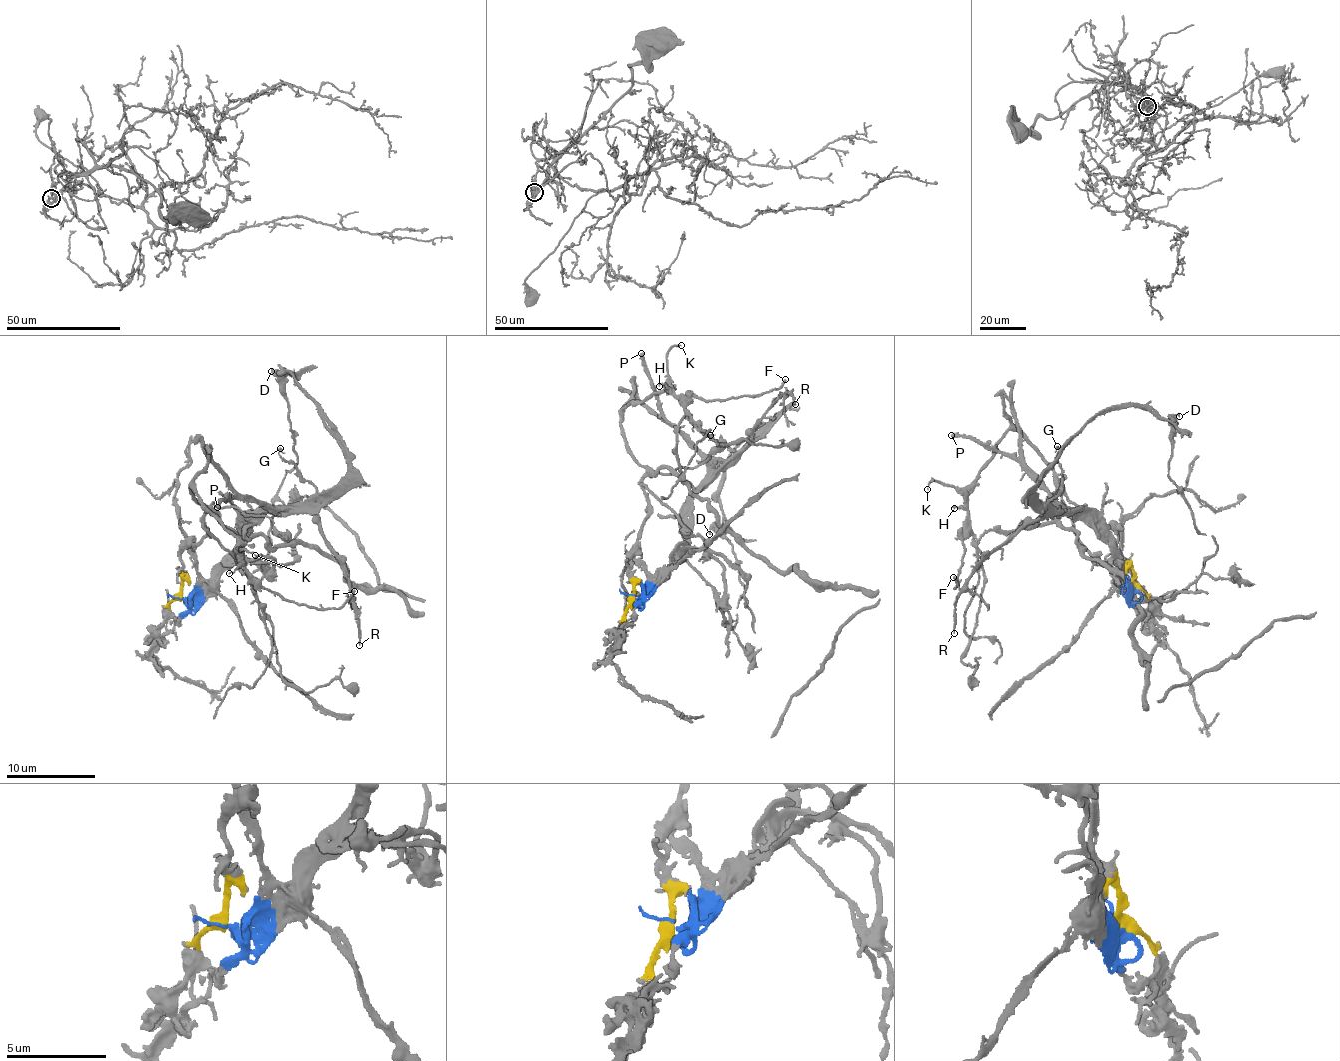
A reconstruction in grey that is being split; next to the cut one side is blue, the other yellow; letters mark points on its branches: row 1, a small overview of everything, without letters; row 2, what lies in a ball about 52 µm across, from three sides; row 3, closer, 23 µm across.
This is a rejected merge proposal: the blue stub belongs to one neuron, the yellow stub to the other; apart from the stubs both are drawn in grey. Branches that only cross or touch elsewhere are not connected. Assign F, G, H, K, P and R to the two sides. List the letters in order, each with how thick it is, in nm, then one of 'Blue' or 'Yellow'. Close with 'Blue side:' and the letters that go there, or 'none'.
F: Thickness 170 nm. Yellow
G: Thickness 130 nm. Blue
H: Thickness 110 nm. Yellow
K: Thickness 70 nm. Yellow
P: Thickness 280 nm. Blue
R: Thickness 140 nm. Blue
Blue side: G, P, R

